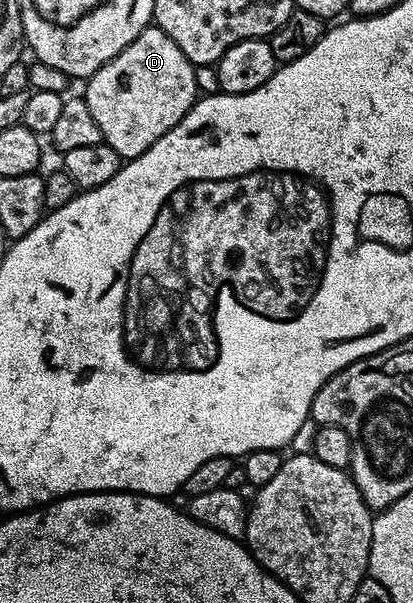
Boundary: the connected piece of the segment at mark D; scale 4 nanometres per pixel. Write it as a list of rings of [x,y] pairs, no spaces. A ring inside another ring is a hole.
[[[149,26],[124,51],[102,65],[85,83],[85,102],[101,130],[102,139],[124,160],[138,158],[176,126],[198,99],[197,69],[184,56],[176,42],[162,29]]]

